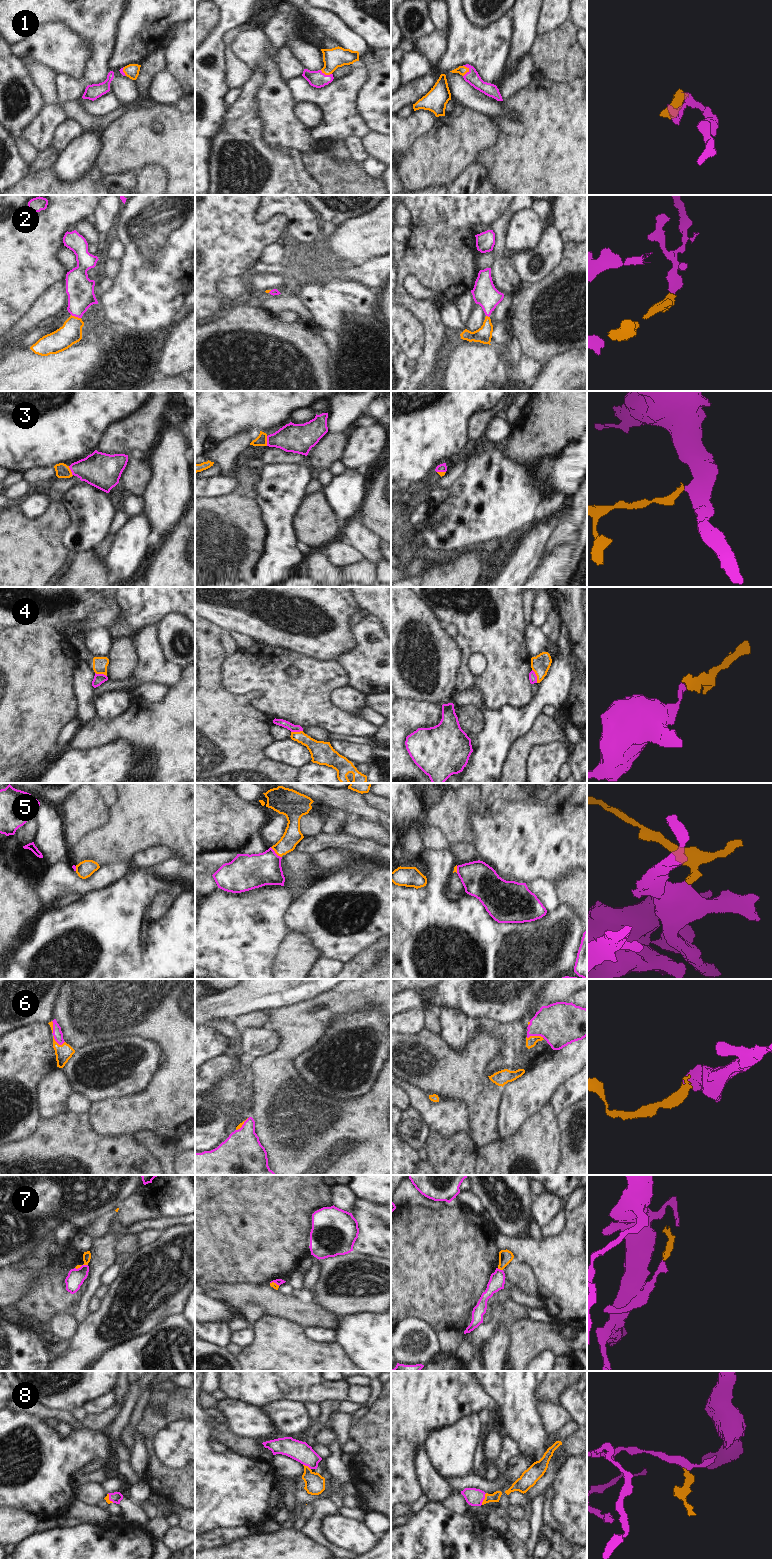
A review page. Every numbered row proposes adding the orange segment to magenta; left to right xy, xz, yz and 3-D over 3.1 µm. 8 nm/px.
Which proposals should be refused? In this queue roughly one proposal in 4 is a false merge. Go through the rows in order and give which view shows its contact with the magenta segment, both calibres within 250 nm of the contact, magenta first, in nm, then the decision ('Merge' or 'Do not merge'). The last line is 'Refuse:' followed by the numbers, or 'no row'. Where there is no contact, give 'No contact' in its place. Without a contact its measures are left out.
1: Touches magenta in yz. Thickness 110 nm (magenta) against 80 nm. Merge
2: Touches magenta in xy. Thickness 220 nm (magenta) against 180 nm. Merge
3: Touches magenta in xz. Thickness 240 nm (magenta) against 90 nm. Merge
4: Touches magenta in yz. Thickness 60 nm (magenta) against 150 nm. Do not merge
5: Touches magenta in xz. Thickness 280 nm (magenta) against 150 nm. Merge
6: Touches magenta in yz. Thickness 340 nm (magenta) against 80 nm. Merge
7: Touches magenta in yz. Thickness 130 nm (magenta) against 110 nm. Do not merge
8: Touches magenta in yz. Thickness 140 nm (magenta) against 80 nm. Merge
Refuse: 4, 7

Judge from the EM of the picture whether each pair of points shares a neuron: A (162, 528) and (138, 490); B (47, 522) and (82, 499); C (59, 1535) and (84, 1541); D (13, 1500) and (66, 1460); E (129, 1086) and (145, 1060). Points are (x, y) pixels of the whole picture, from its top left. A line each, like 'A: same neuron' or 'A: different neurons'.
A: different neurons
B: different neurons
C: same neuron
D: same neuron
E: same neuron

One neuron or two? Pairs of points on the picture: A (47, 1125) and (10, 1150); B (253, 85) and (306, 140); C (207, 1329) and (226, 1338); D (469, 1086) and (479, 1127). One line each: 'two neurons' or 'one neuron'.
A: one neuron
B: two neurons
C: one neuron
D: one neuron

